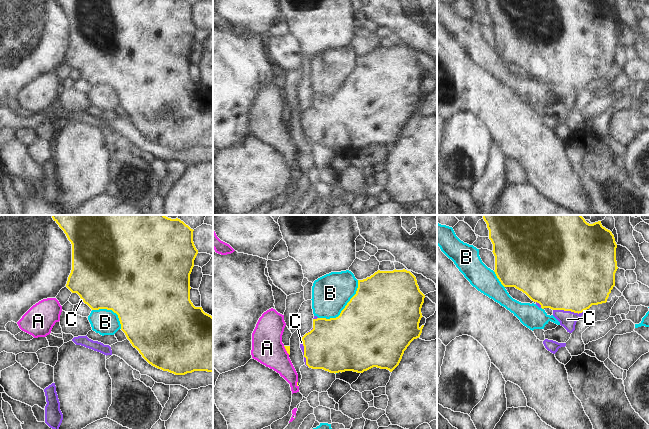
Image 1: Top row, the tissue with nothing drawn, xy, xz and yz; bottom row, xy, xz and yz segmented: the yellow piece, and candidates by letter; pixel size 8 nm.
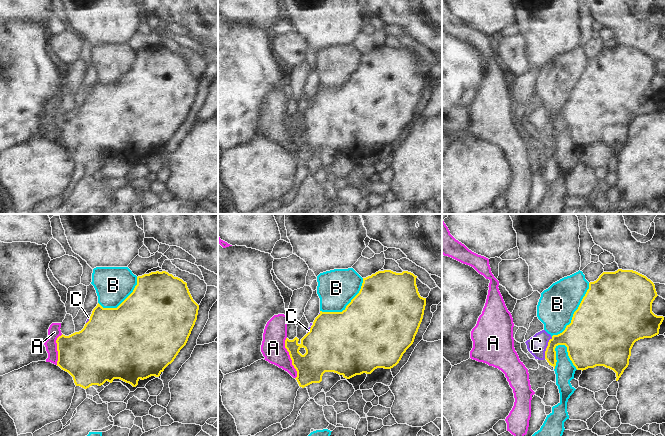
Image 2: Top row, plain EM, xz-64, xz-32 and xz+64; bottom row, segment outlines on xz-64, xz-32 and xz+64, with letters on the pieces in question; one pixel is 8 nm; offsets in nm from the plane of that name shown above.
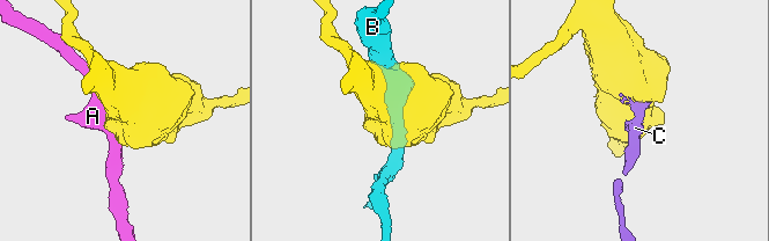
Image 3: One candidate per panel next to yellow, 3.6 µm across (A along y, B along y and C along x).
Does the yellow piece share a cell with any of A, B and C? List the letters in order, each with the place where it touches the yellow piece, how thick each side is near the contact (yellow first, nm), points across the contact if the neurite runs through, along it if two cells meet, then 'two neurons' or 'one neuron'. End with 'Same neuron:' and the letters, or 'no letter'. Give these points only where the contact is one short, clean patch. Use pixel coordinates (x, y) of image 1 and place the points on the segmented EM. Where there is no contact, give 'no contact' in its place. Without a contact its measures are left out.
A: contact xz (286, 350); calibres 40 and 260 nm; border xz (283, 346), (289, 354); two neurons
B: contact xz (344, 308); calibres 500 and 300 nm; two neurons
C: contact yz (570, 310); calibres 500 and 140 nm; one neuron
Same neuron: C

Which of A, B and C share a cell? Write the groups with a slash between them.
A / B / C

